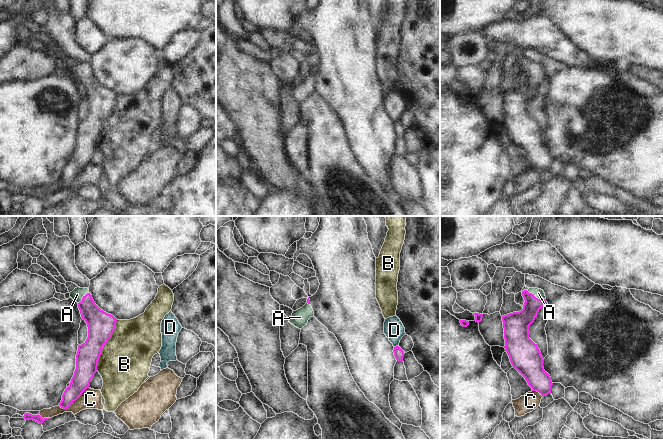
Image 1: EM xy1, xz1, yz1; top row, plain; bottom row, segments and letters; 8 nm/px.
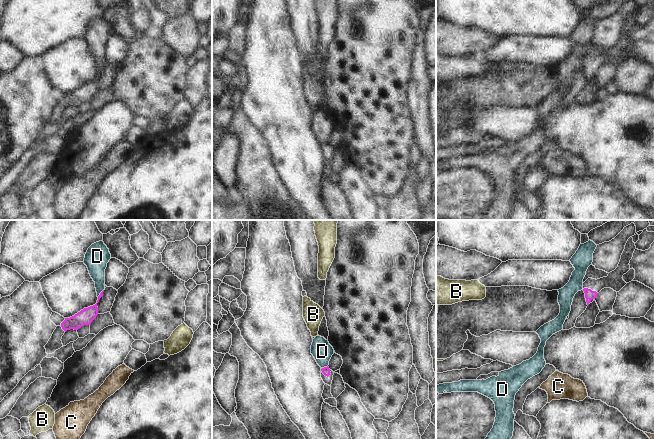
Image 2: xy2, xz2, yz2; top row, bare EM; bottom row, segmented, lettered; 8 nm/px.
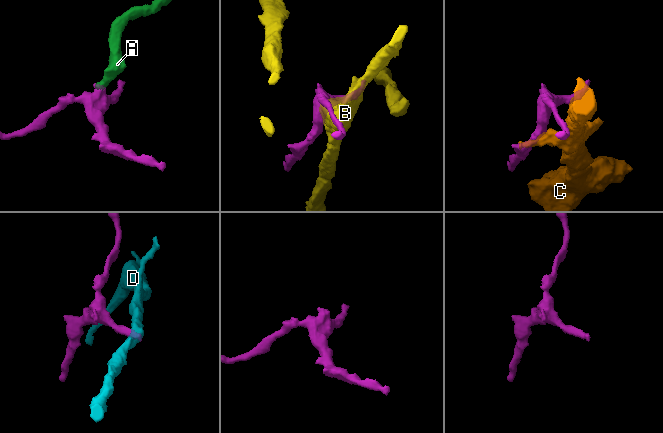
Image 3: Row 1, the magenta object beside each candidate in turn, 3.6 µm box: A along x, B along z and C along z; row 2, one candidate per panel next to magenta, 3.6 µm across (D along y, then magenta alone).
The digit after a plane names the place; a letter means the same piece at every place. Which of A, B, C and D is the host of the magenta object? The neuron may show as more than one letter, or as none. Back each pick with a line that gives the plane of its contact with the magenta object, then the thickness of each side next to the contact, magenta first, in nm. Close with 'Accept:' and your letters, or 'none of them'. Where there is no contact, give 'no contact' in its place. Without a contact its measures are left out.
A: contact in yz1; calibres 180 and 80 nm
Accept: A

